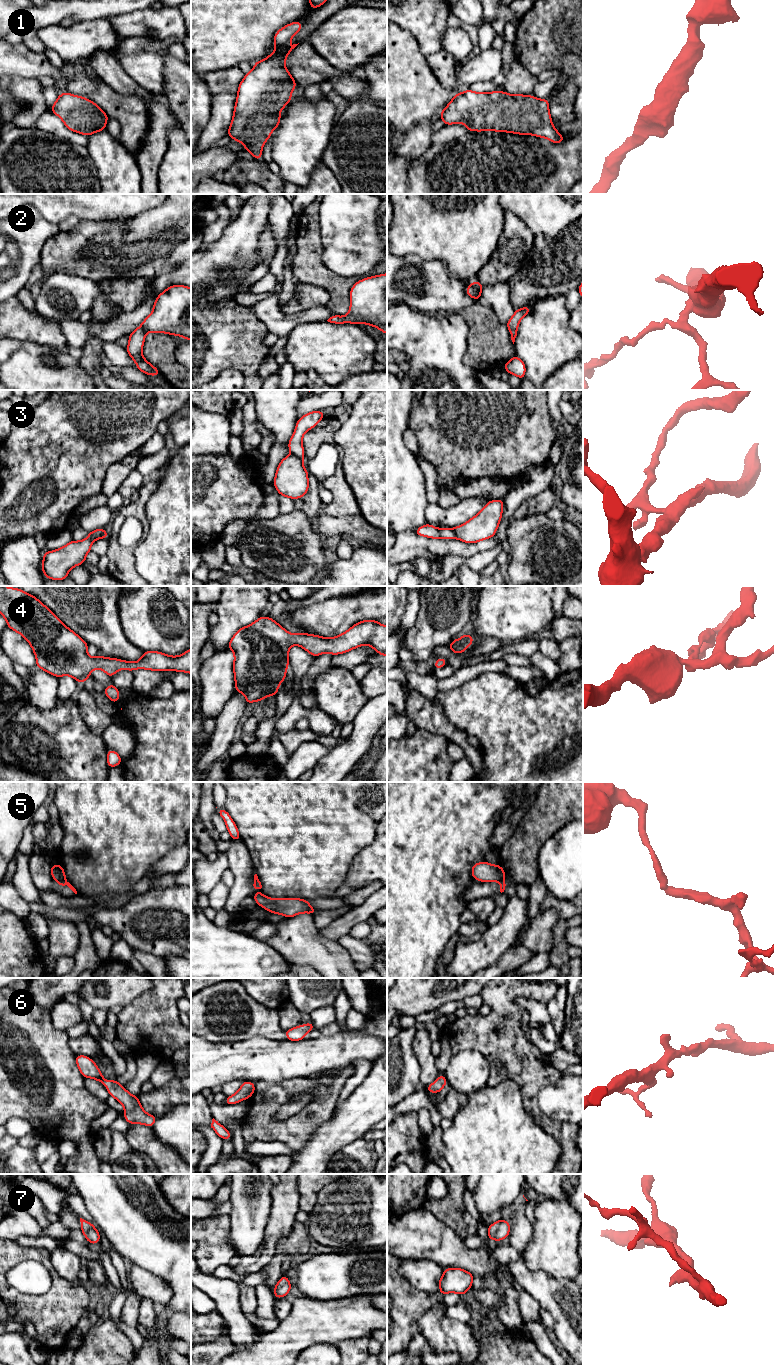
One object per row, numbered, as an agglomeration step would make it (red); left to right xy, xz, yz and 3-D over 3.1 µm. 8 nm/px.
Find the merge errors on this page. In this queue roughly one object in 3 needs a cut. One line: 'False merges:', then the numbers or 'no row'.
False merges: 3, 5

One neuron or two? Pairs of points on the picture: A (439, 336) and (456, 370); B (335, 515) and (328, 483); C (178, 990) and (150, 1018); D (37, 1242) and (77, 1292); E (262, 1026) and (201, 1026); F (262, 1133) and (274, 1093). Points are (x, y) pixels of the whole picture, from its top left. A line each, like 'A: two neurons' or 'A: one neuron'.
A: one neuron
B: one neuron
C: one neuron
D: two neurons
E: one neuron
F: one neuron

